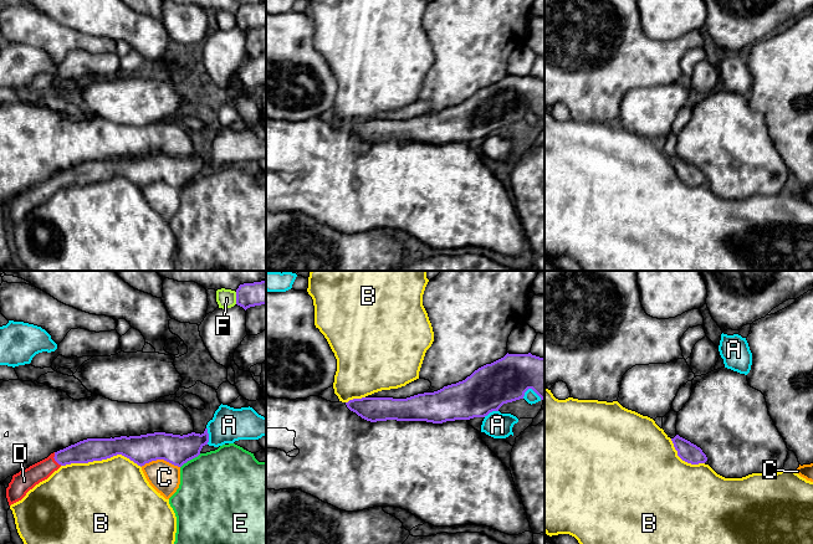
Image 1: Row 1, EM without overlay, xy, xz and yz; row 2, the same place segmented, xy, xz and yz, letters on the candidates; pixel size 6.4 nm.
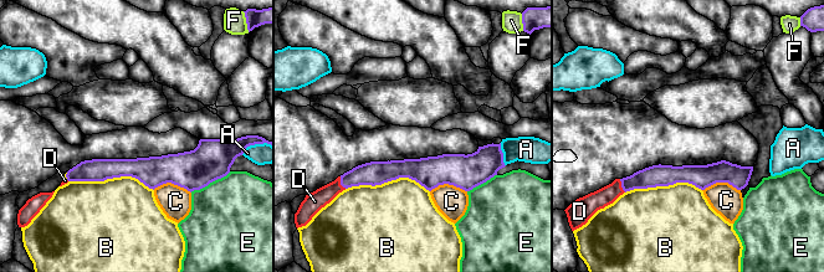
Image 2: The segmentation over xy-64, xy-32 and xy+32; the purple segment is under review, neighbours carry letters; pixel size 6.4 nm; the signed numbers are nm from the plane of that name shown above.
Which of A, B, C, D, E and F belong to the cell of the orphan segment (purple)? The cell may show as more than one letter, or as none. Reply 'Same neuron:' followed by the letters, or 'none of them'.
Same neuron: D

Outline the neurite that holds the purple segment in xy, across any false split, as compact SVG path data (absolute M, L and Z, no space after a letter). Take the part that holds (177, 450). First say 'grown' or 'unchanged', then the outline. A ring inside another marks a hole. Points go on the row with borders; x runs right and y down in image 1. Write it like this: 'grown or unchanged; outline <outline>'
grown; outline M208 428L201 435L191 432L180 436L154 432L129 437L87 438L53 452L47 458L14 474L6 488L6 498L9 505L21 501L30 489L47 479L61 466L102 461L117 455L129 458L140 467L157 460L181 467L198 457L208 442Z

